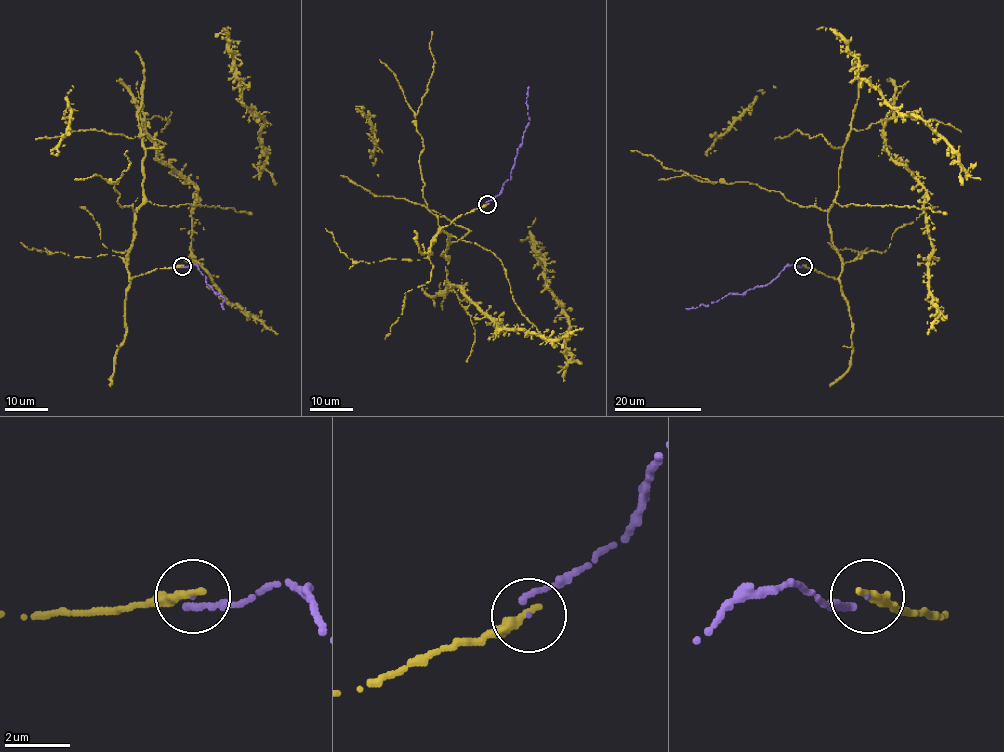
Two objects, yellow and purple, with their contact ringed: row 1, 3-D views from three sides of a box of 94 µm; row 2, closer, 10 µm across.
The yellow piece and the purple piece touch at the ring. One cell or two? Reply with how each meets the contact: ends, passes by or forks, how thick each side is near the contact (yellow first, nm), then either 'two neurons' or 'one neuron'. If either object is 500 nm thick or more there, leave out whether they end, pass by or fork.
yellow ends; purple ends; calibres 360 and 200 nm; one neuron

